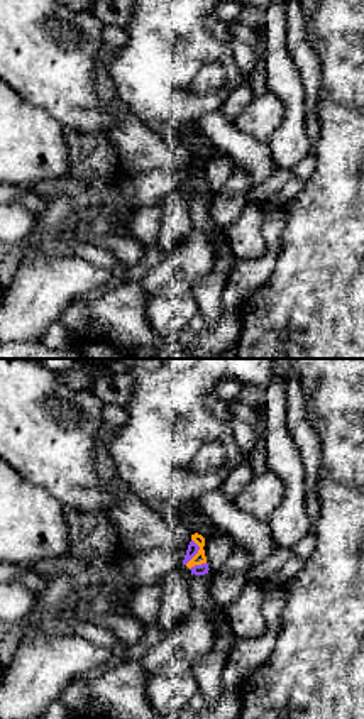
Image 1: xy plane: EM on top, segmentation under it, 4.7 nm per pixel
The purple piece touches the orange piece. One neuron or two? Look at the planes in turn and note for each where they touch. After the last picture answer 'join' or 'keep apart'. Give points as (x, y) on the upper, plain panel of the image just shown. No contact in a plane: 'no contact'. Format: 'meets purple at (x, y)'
meets purple at (197, 173)

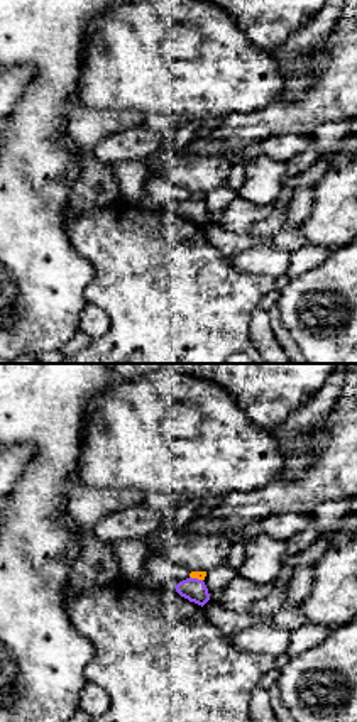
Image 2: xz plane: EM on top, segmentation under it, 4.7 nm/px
meets purple at (197, 200)

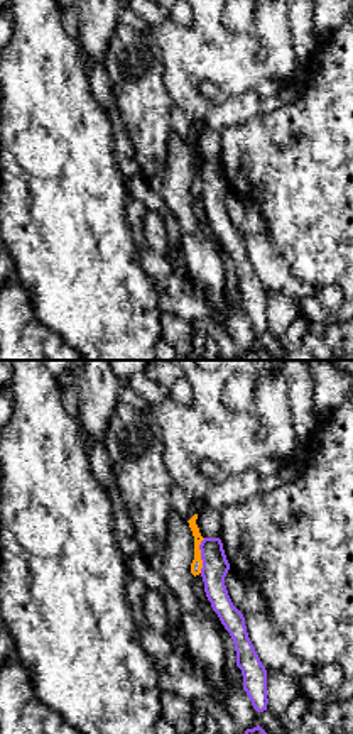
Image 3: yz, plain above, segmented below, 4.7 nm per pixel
meets purple at (201, 176)

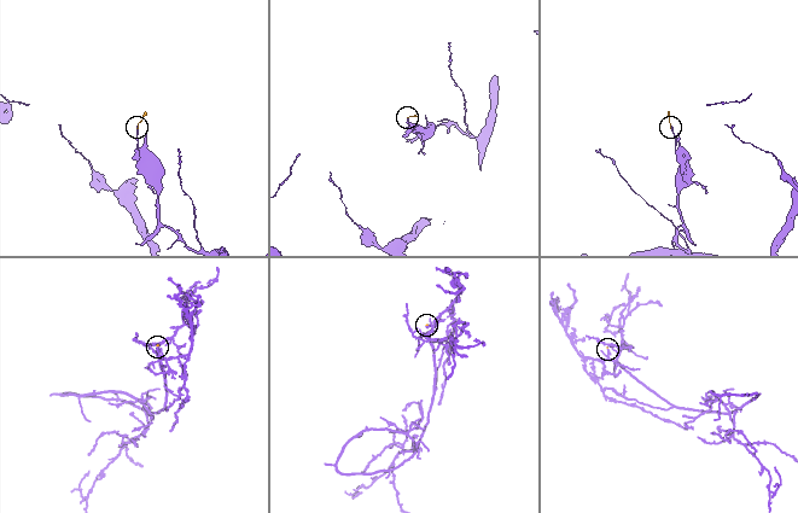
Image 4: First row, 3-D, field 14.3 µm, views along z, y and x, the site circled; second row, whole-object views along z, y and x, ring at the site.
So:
keep apart

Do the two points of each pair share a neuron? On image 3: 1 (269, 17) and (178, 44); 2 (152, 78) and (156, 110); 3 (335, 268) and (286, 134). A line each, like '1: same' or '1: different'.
1: same
2: same
3: same

